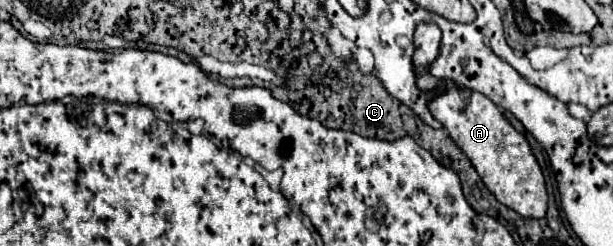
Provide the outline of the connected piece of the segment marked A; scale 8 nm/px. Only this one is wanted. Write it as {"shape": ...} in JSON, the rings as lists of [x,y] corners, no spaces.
{"shape":[[[446,81],[446,93],[430,101],[430,113],[448,129],[452,141],[468,155],[484,185],[502,205],[530,219],[540,219],[546,215],[548,193],[536,157],[532,155],[524,135],[520,135],[504,119],[504,115],[486,95],[464,91],[462,87]]]}

